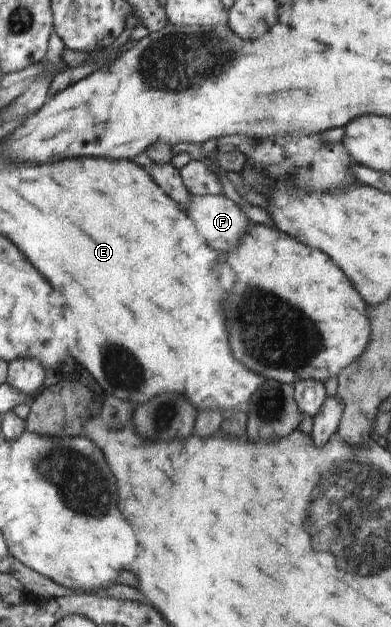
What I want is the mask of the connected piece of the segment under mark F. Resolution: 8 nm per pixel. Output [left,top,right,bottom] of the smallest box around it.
[183,195,252,253]

